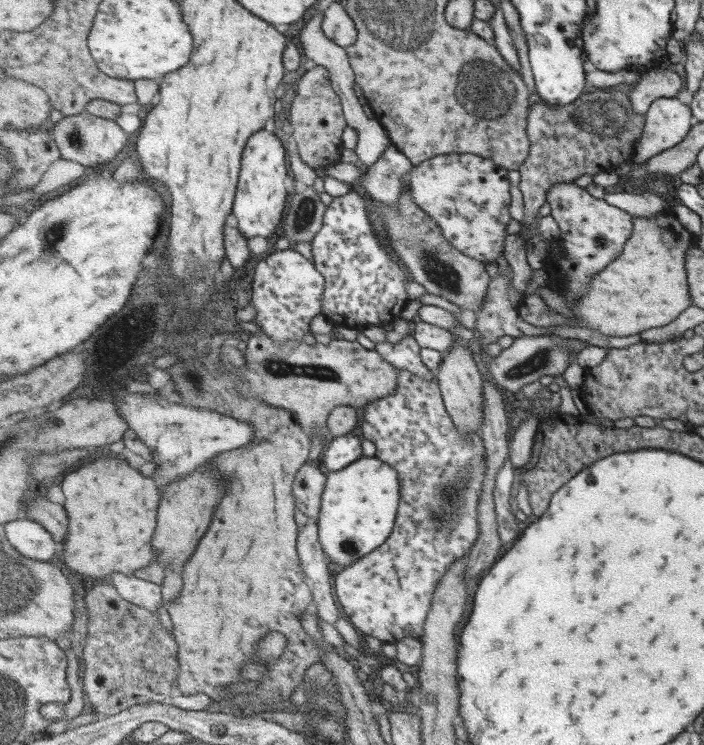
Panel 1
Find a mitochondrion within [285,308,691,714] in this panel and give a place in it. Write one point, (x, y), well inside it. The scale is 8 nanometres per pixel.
(445, 513)

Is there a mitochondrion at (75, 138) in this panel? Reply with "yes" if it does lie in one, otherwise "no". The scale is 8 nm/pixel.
yes

